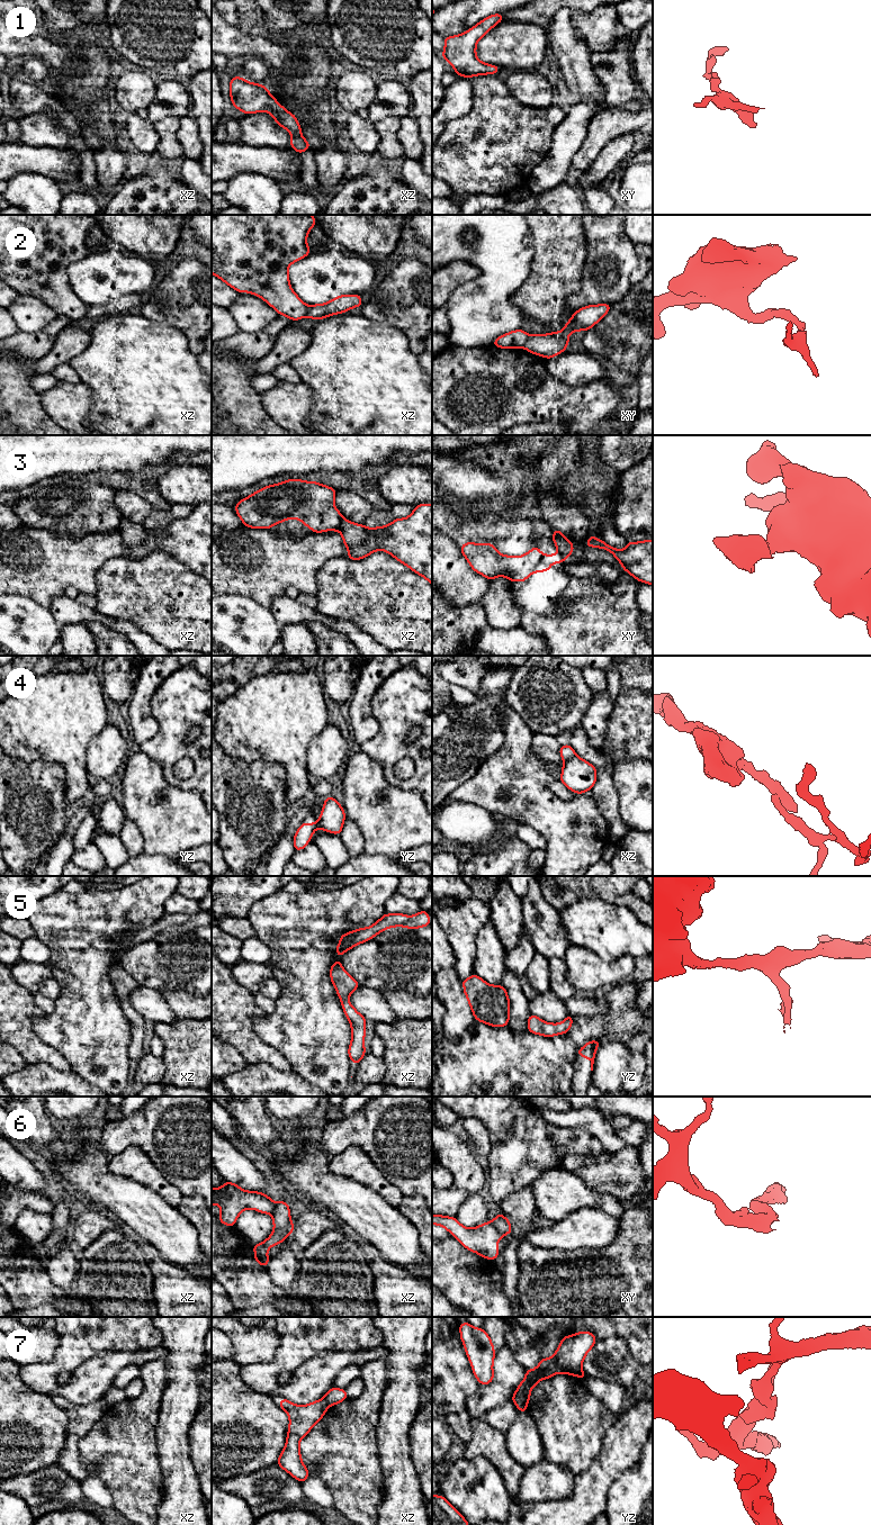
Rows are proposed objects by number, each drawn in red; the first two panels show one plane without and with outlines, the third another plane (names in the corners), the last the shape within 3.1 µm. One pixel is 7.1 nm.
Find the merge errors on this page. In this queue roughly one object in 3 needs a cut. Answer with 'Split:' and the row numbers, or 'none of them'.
Split: 3, 4, 6, 7

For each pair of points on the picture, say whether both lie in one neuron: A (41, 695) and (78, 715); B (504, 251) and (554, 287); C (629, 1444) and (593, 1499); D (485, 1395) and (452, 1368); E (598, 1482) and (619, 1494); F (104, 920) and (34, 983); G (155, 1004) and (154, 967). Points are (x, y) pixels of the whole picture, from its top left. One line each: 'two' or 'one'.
A: one
B: two
C: one
D: two
E: two
F: two
G: two

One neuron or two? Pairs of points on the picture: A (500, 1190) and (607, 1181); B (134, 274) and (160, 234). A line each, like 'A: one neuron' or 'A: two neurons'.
A: two neurons
B: two neurons

